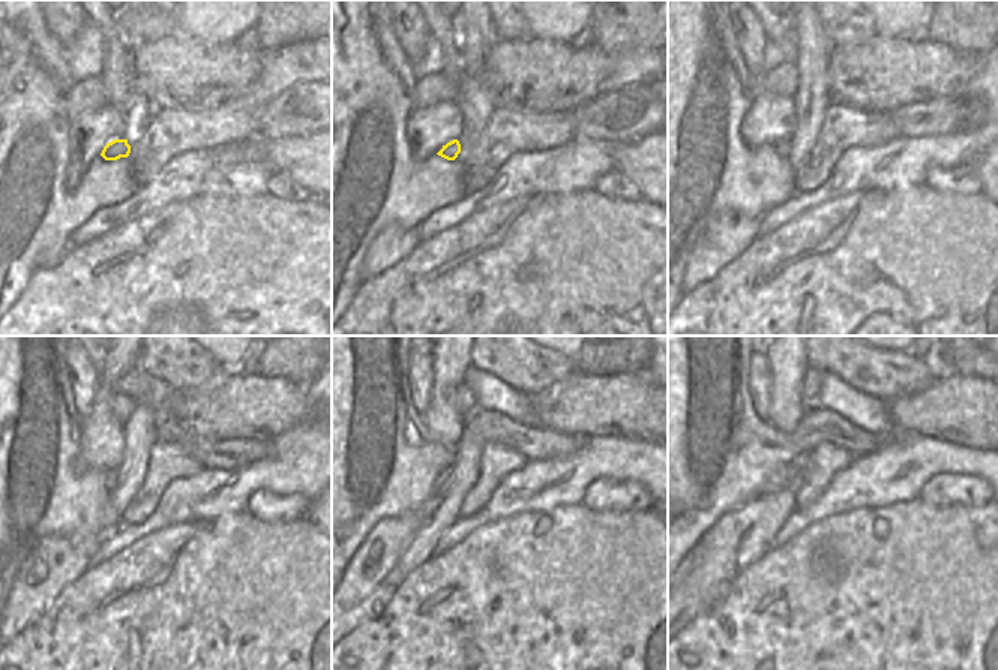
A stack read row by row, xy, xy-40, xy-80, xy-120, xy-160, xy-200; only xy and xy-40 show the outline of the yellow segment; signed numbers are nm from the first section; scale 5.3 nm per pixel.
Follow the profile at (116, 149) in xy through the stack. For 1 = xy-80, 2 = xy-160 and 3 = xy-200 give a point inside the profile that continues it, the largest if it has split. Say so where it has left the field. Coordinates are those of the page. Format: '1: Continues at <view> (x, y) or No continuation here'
1: Continues at xy-80 (784, 149)
2: Continues at xy-160 (444, 477)
3: Continues at xy-200 (781, 477)

